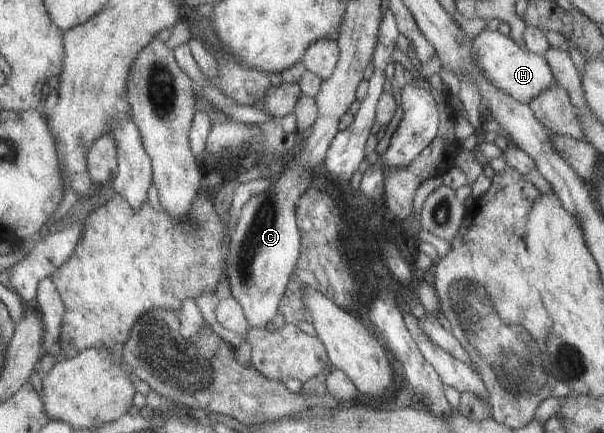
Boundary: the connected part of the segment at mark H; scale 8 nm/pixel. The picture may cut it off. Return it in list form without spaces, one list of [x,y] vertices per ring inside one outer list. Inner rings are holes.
[[[482,29],[479,34],[469,36],[469,43],[474,62],[487,81],[515,101],[528,104],[531,98],[556,85],[545,58],[542,55],[529,53],[521,43],[517,44],[508,35]]]

